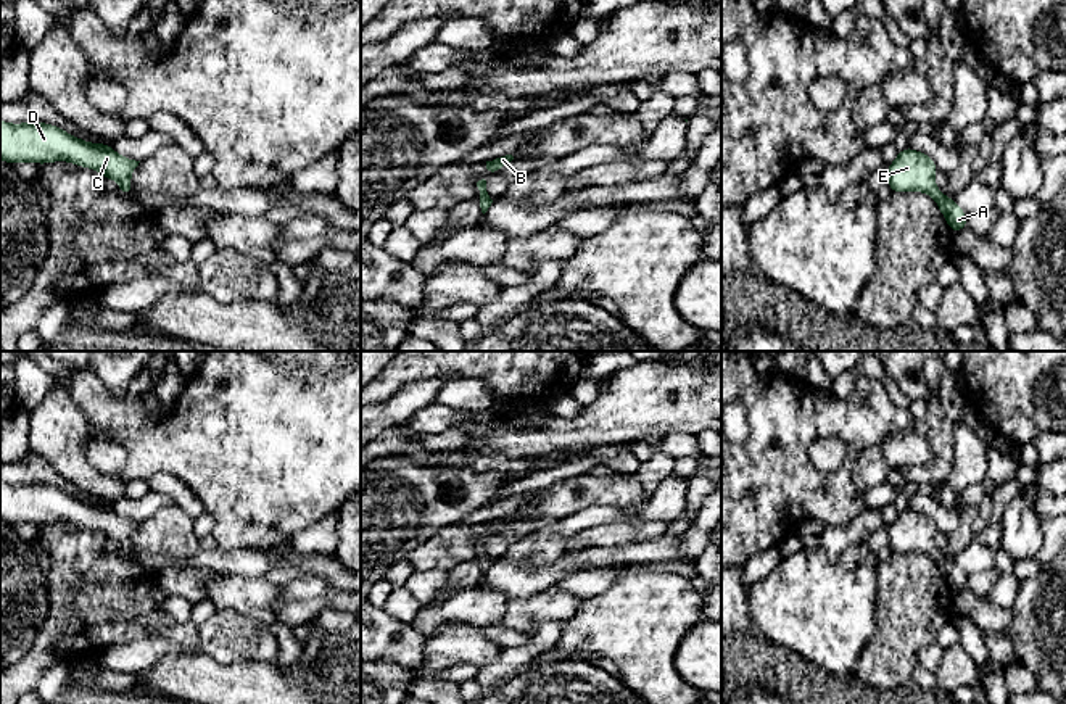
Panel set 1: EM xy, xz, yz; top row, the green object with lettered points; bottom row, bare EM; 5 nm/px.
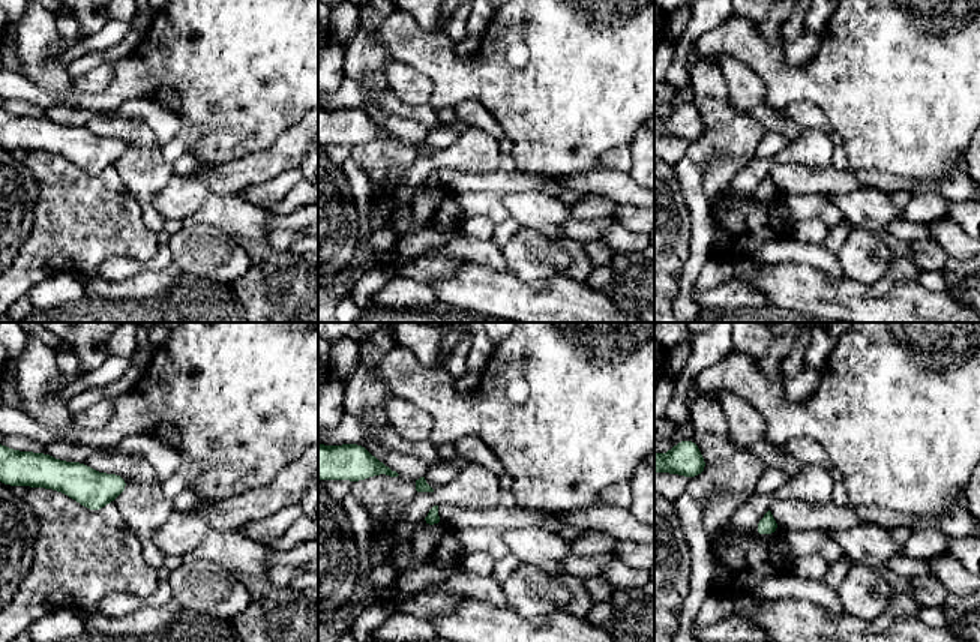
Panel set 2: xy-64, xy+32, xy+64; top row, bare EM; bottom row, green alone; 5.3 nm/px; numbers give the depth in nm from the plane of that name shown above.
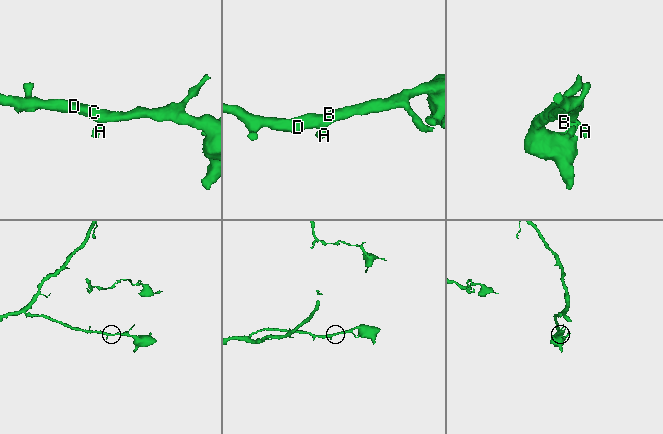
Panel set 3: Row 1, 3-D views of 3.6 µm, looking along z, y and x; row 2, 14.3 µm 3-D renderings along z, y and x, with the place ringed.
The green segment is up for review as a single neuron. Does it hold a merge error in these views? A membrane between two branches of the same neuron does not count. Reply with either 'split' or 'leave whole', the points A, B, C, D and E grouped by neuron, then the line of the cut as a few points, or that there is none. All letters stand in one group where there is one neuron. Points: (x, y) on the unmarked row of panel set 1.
leave whole; groups A B C D E; cut none

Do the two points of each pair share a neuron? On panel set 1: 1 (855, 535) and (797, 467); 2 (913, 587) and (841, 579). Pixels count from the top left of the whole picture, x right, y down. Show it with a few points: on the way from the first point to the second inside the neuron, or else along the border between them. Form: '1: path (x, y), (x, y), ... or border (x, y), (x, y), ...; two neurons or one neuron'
1: border (867, 508), (842, 524), (826, 527); two neurons
2: border (880, 561), (875, 587), (875, 621); two neurons

